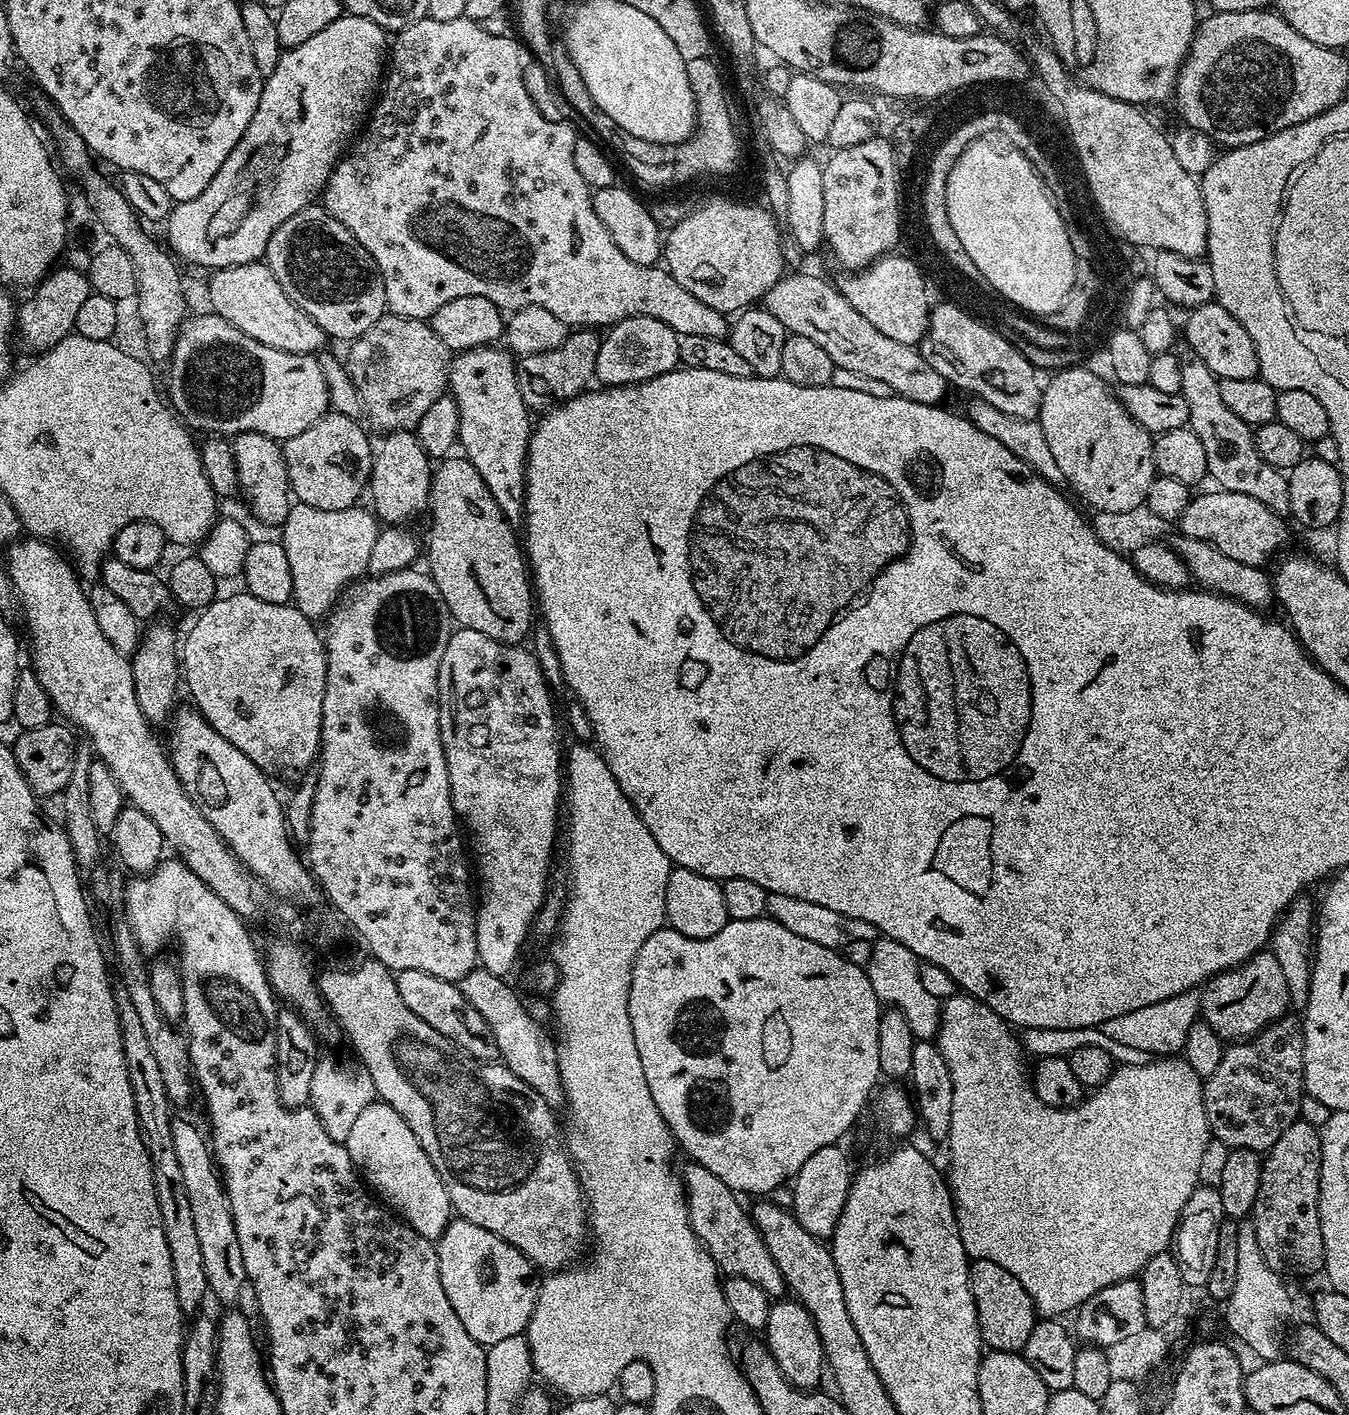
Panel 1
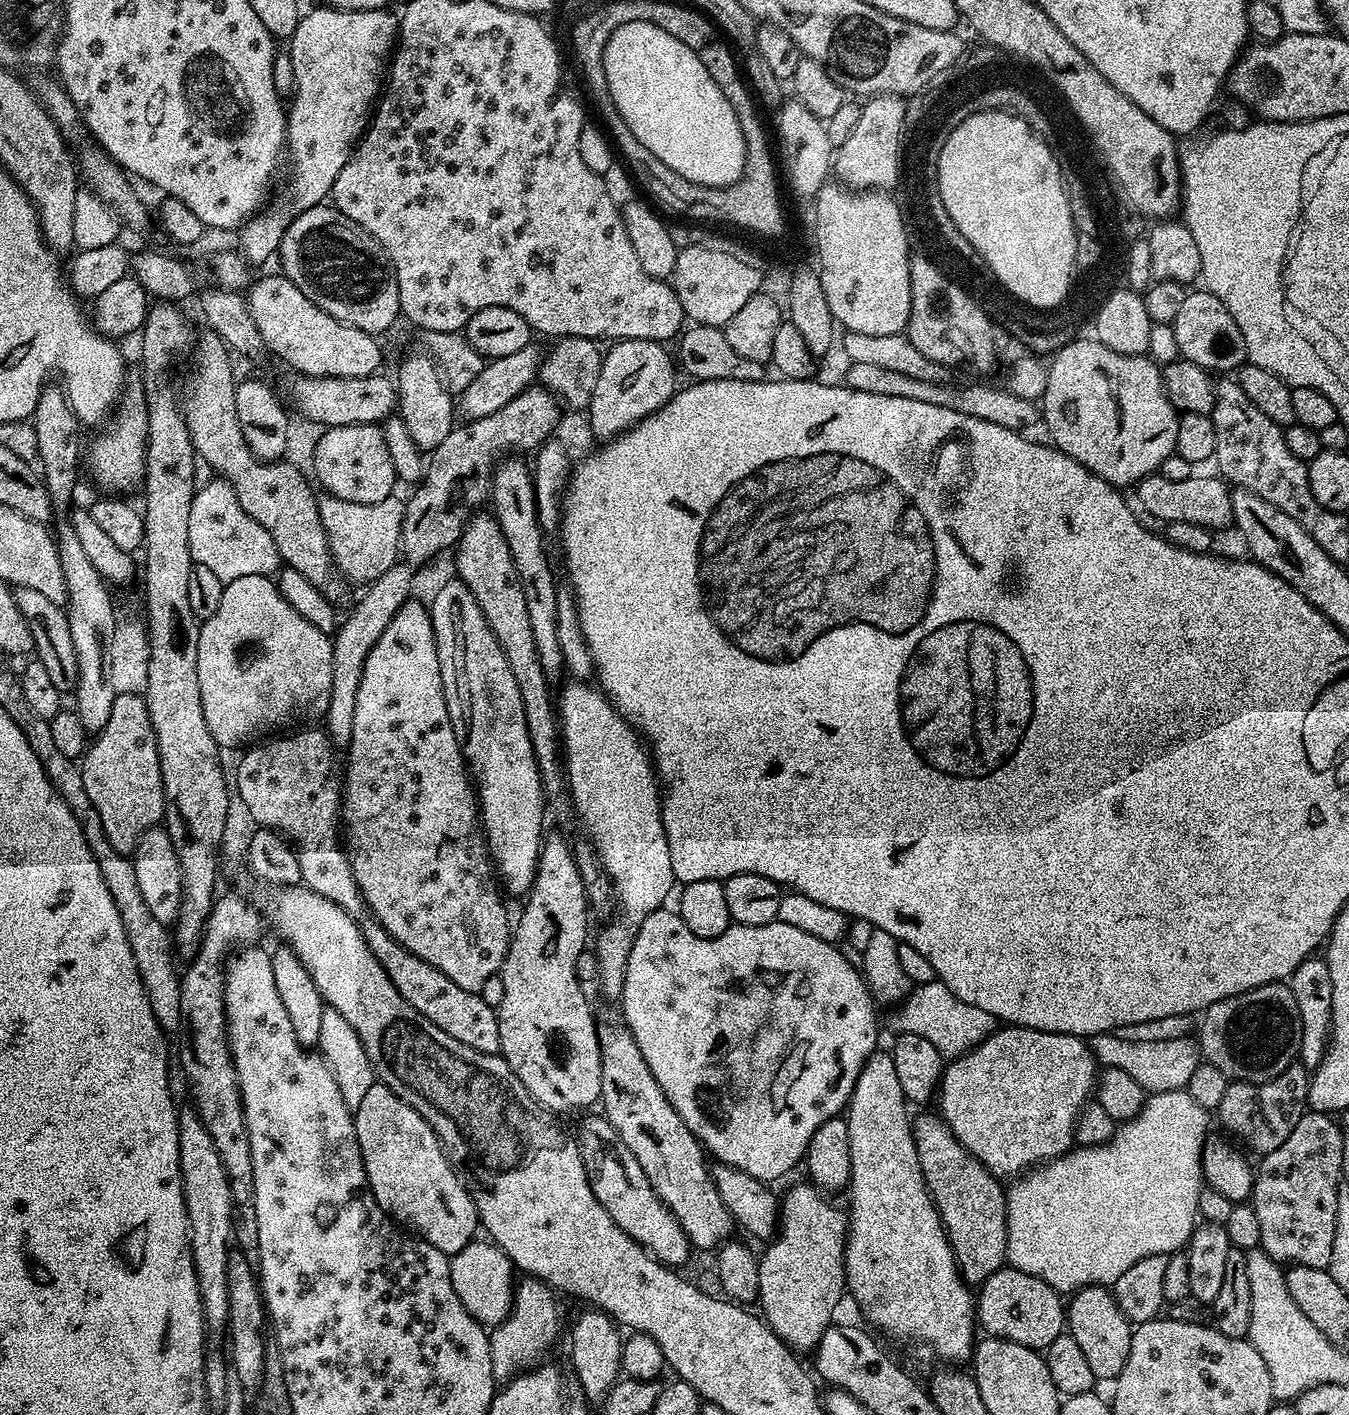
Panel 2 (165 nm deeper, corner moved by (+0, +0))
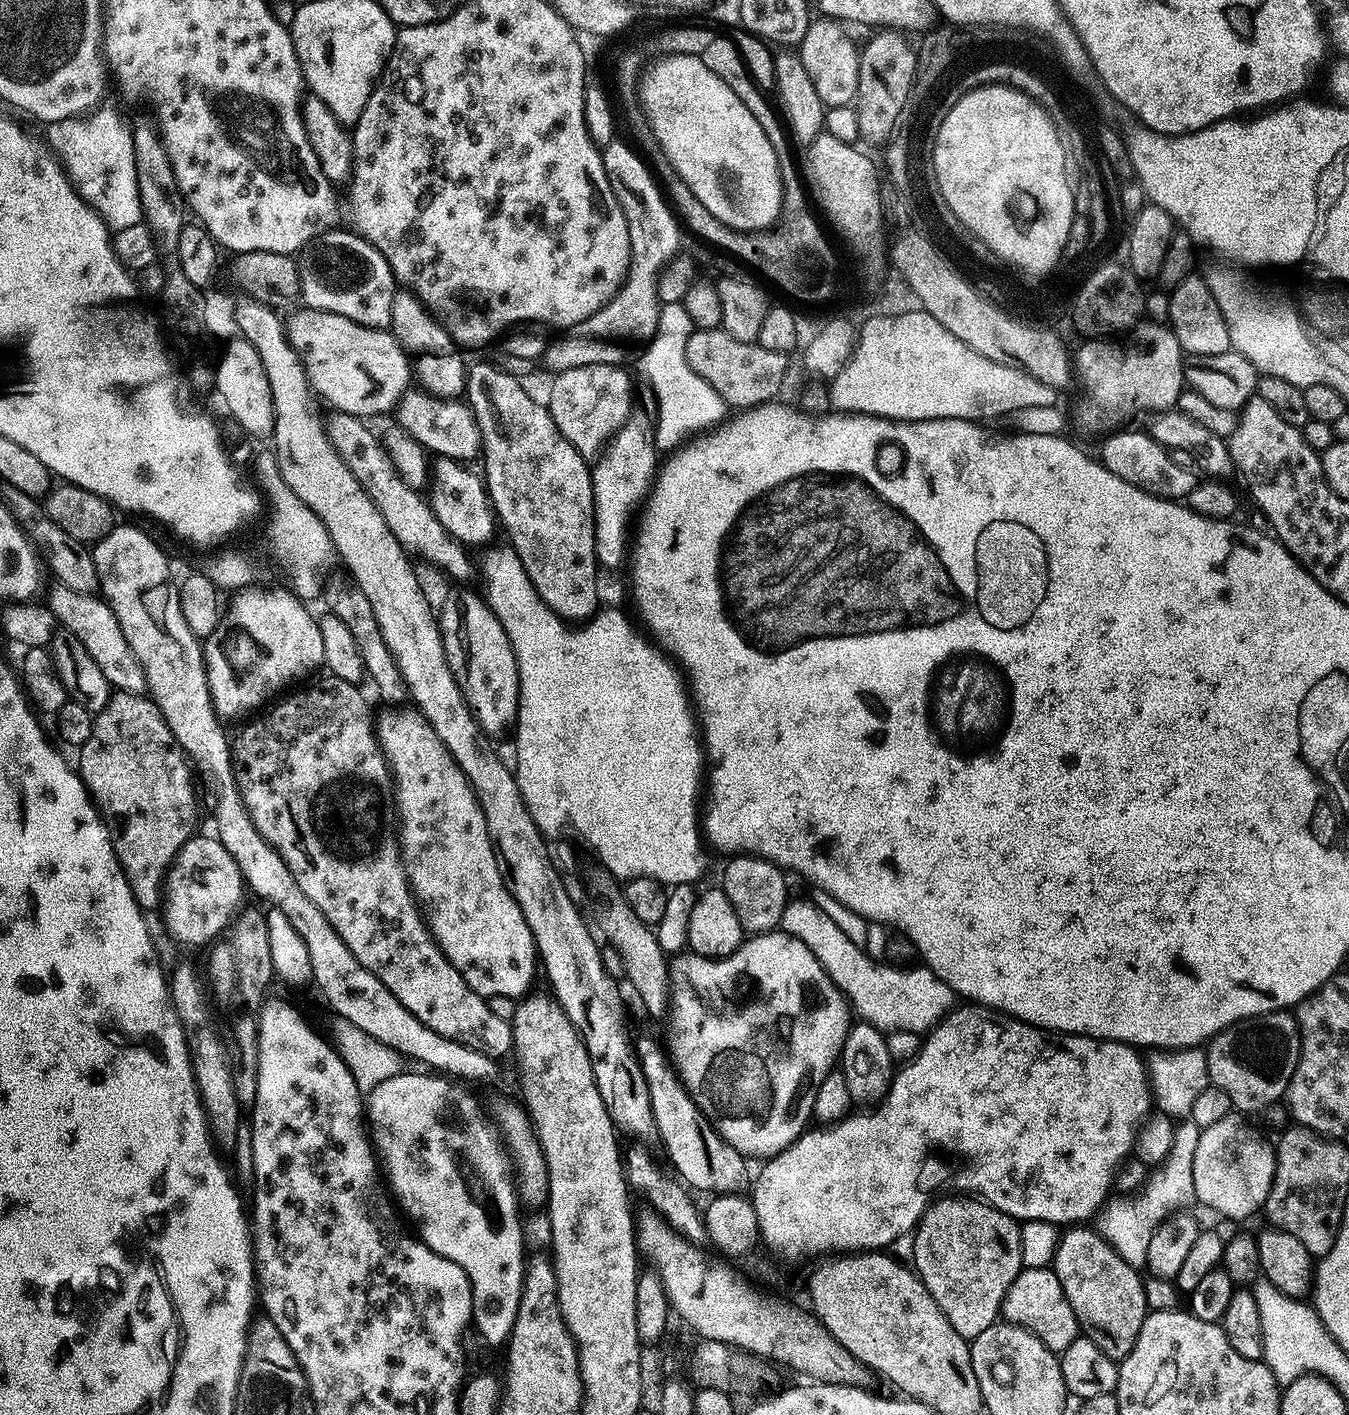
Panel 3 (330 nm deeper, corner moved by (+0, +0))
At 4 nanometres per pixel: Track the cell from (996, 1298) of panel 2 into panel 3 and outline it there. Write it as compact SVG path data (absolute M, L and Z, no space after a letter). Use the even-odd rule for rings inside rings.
M1051 1267L1024 1268L1010 1282L1010 1290L1006 1290L1006 1298L1000 1307L1000 1316L1005 1321L1019 1328L1025 1328L1034 1338L1038 1338L1051 1352L1061 1353L1081 1335L1078 1322L1074 1318L1074 1310L1070 1310L1070 1302L1066 1302L1066 1294L1062 1290L1062 1282L1058 1282Z

